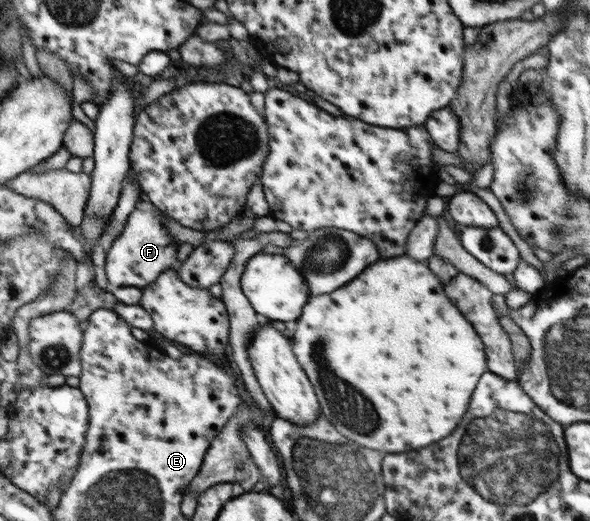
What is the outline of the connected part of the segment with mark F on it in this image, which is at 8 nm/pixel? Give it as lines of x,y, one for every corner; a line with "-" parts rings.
144,197
129,214
121,235
112,242
112,246
107,251
106,277
110,288
146,287
158,275
172,270
178,265
177,249
180,242
177,242
162,224
162,216
161,210

